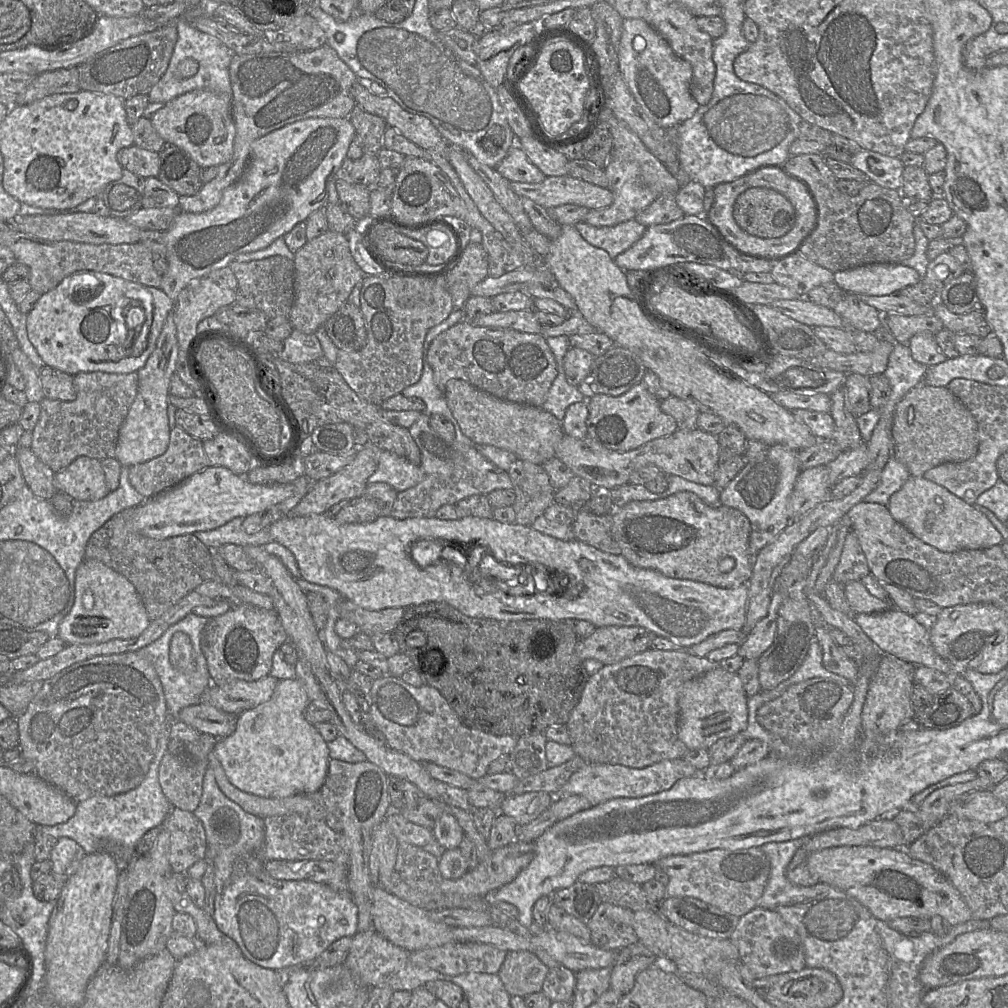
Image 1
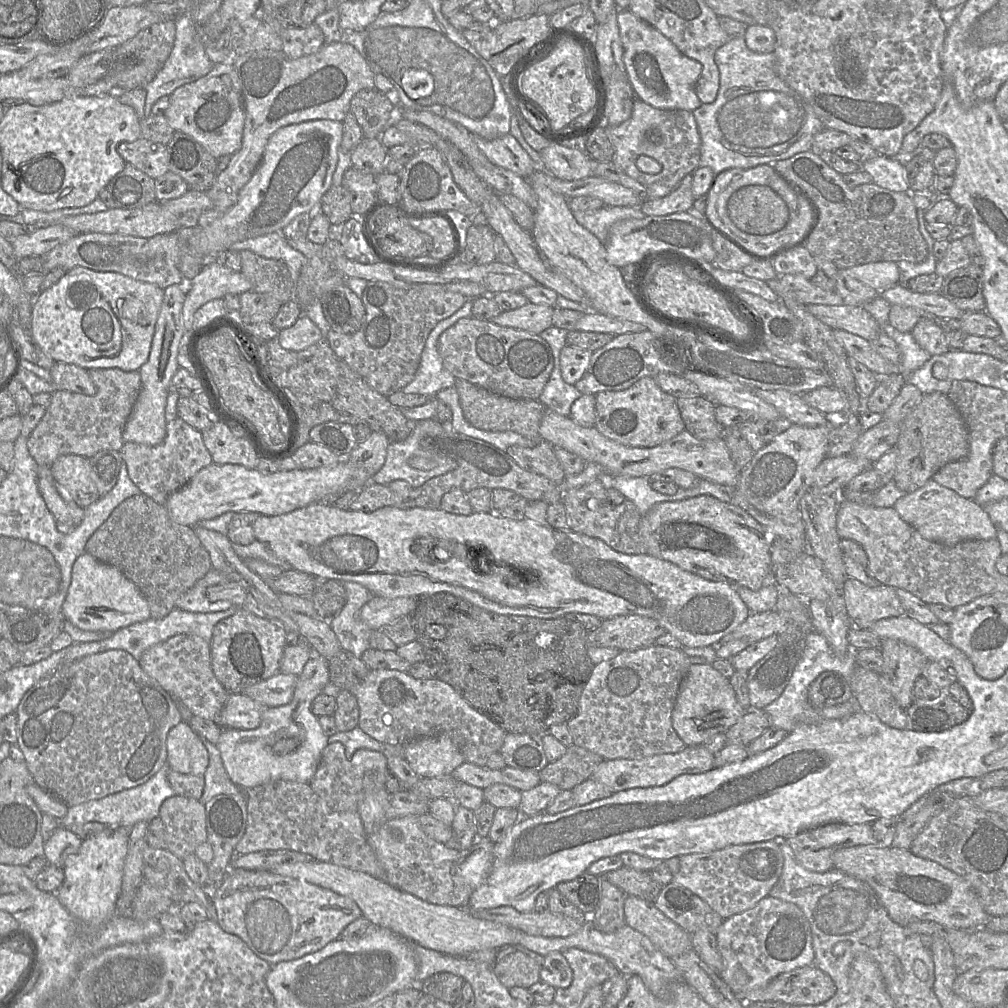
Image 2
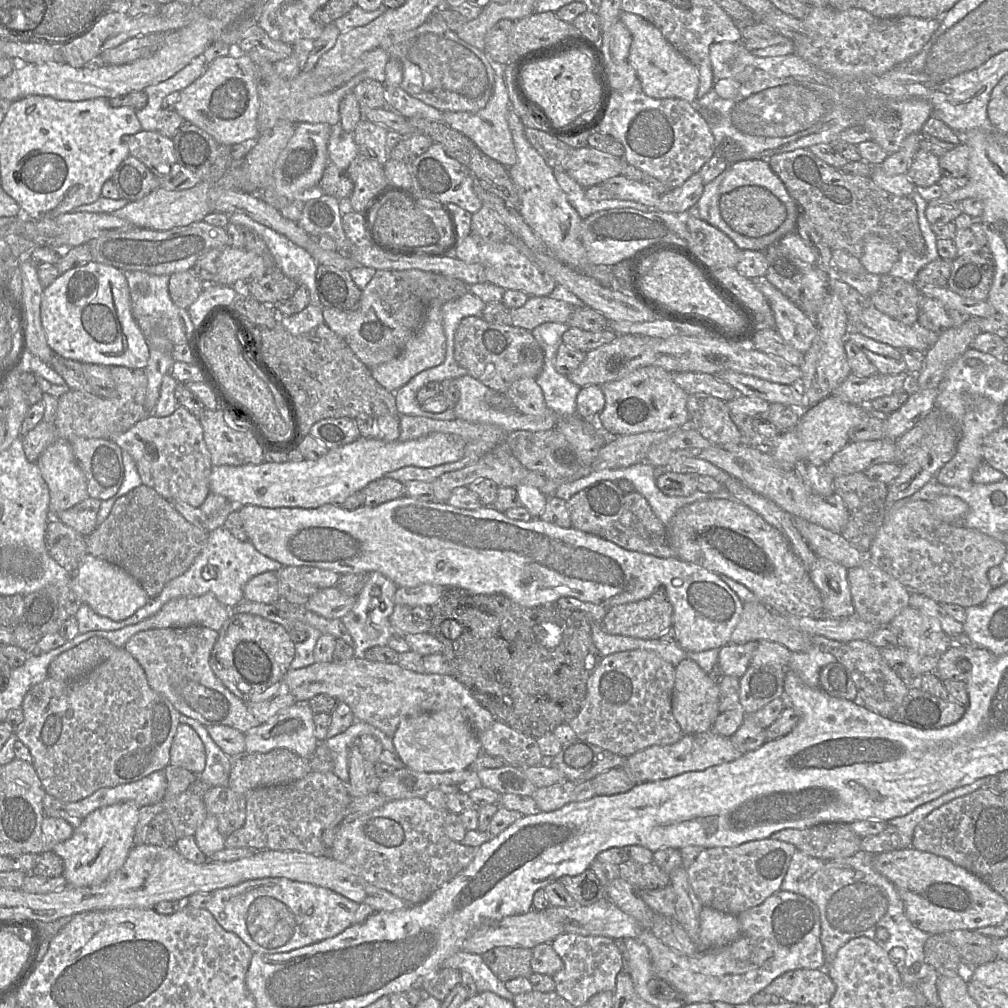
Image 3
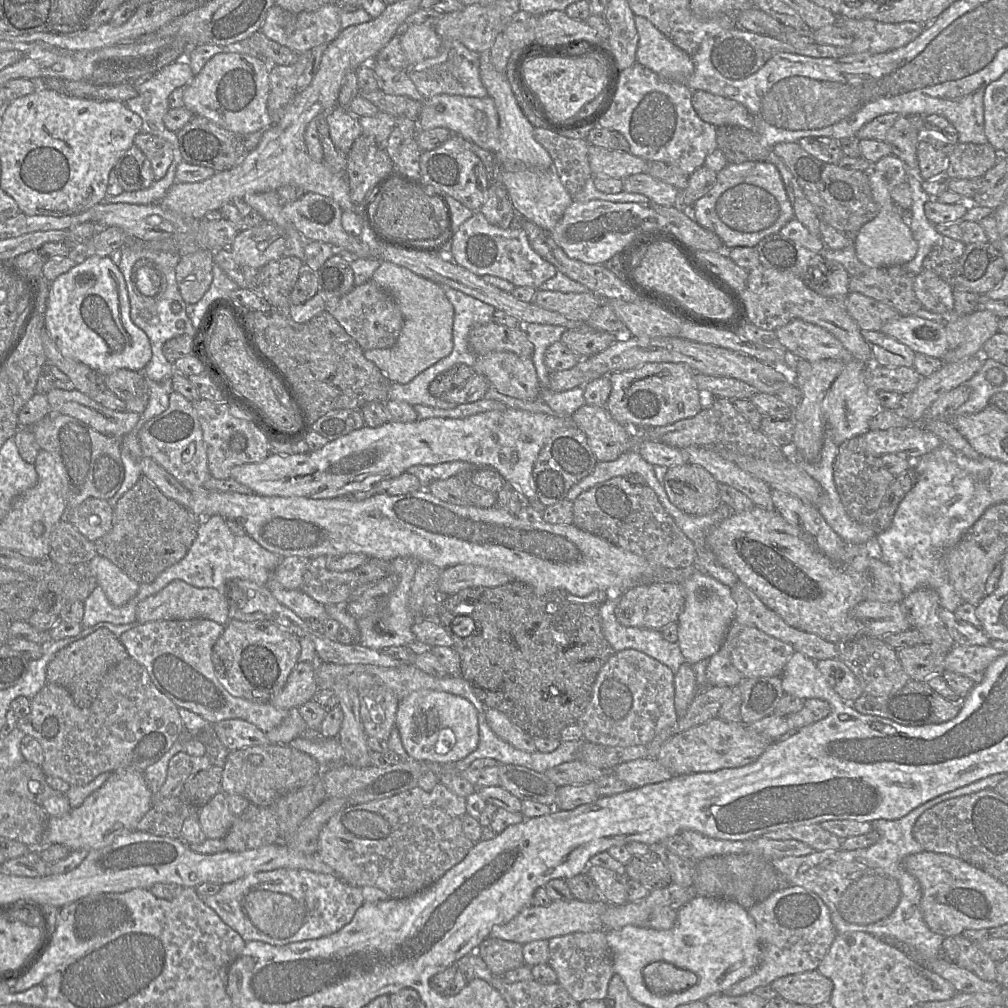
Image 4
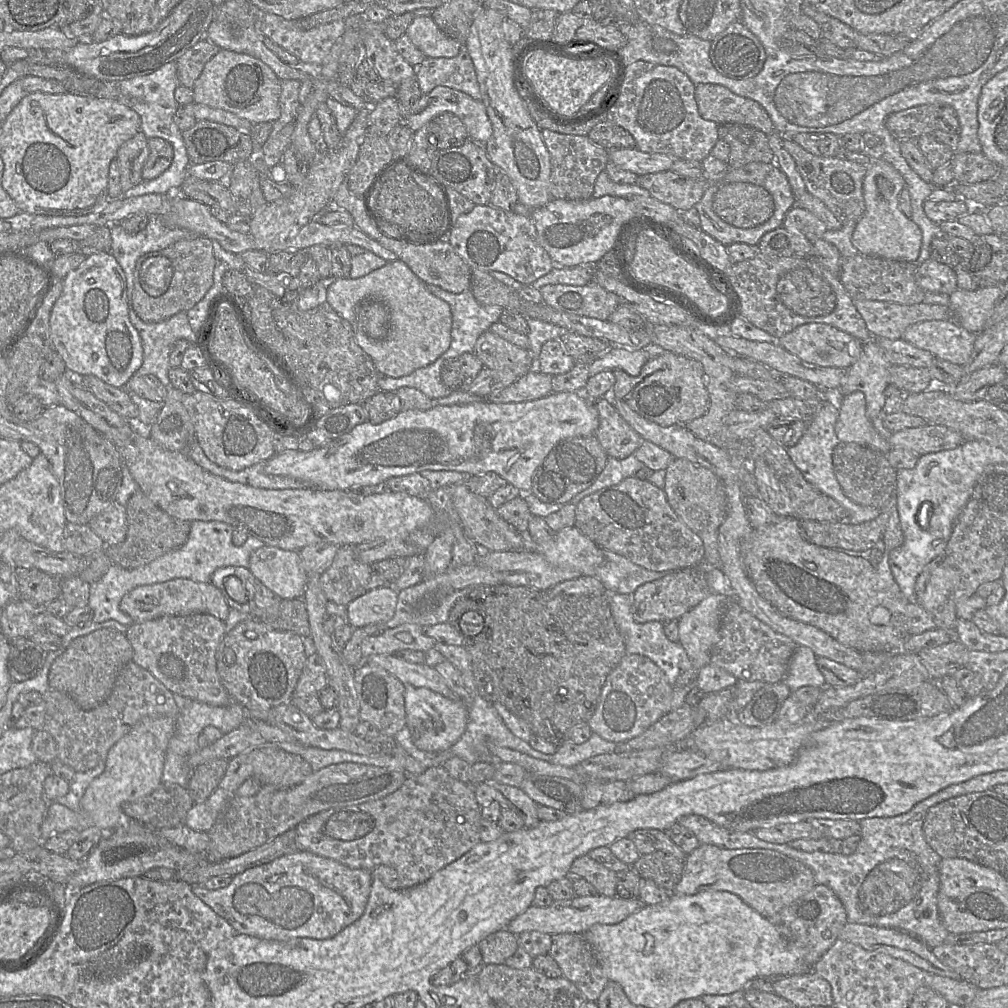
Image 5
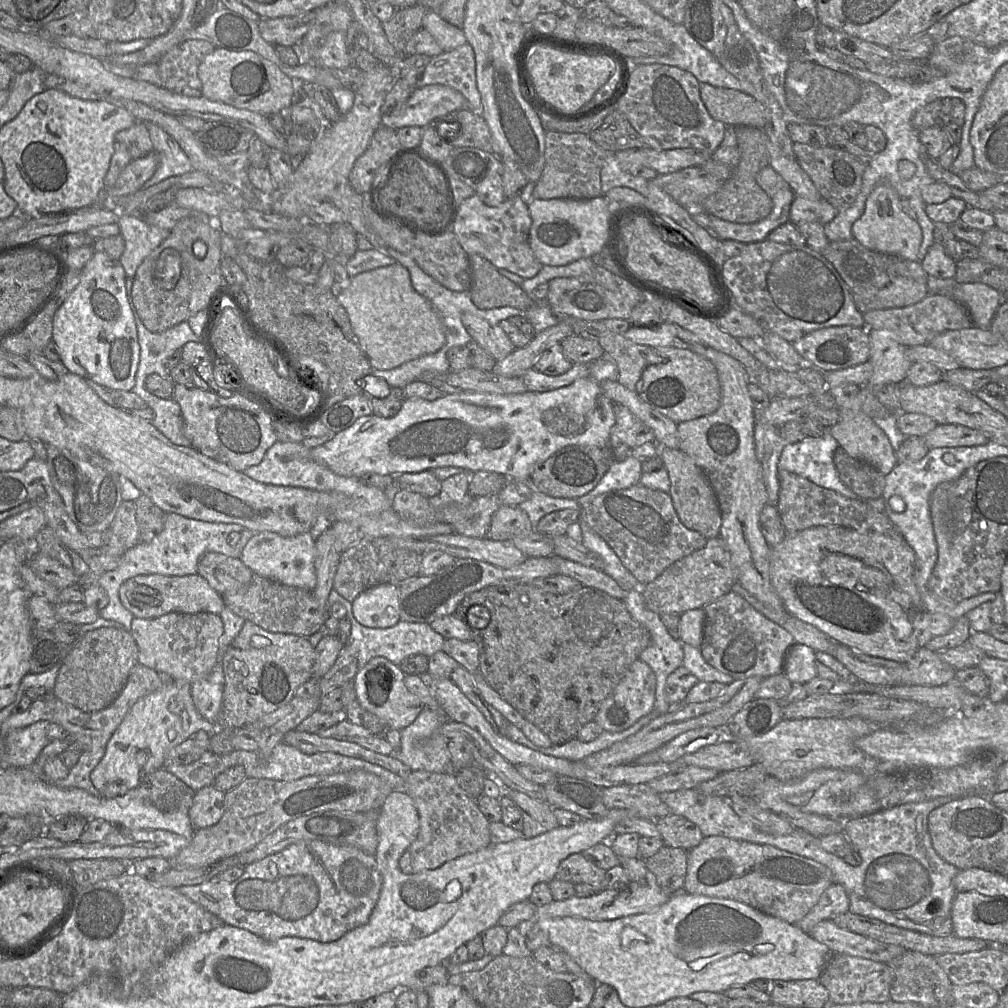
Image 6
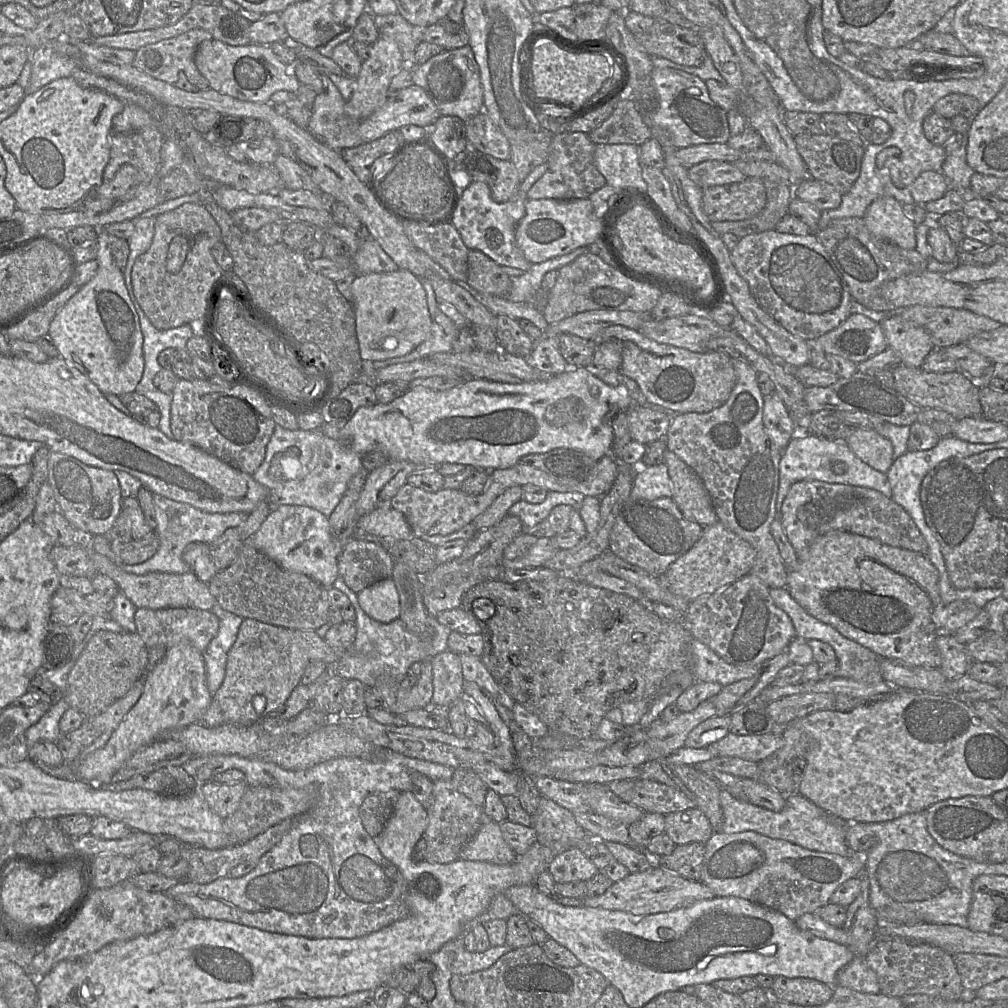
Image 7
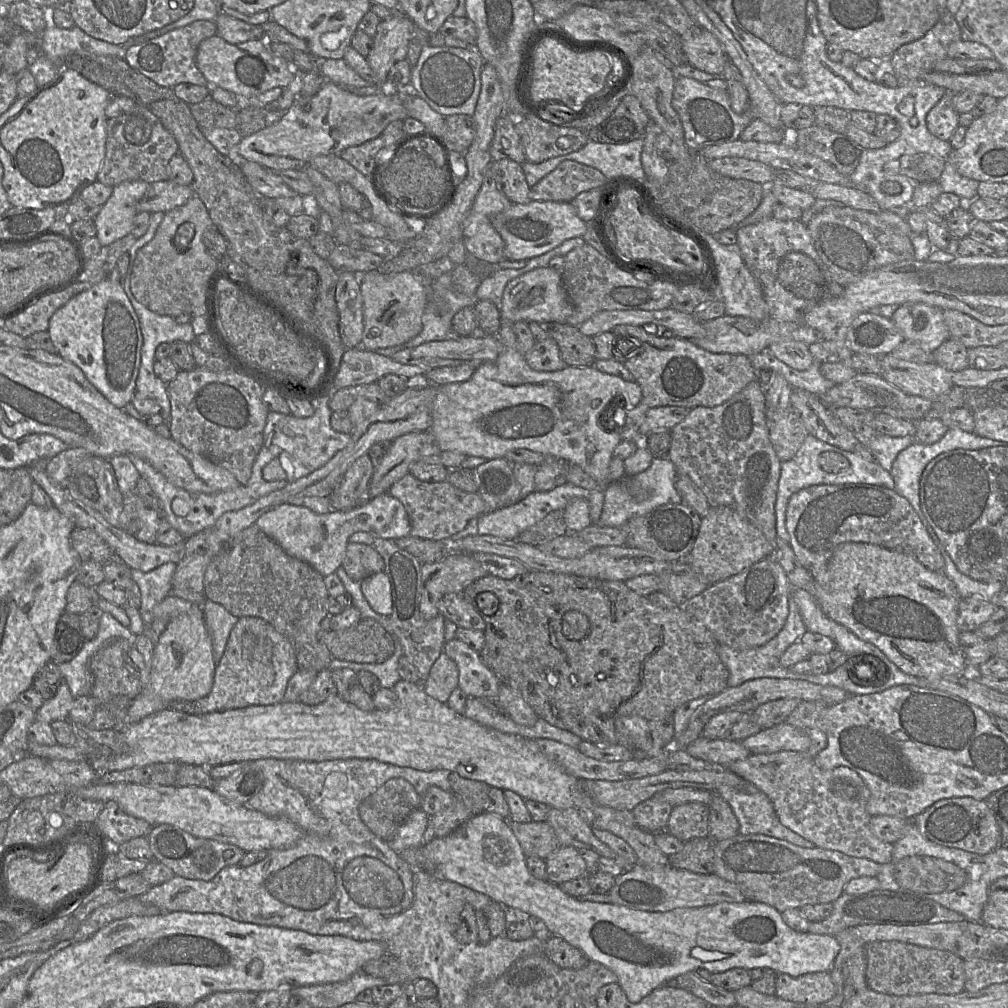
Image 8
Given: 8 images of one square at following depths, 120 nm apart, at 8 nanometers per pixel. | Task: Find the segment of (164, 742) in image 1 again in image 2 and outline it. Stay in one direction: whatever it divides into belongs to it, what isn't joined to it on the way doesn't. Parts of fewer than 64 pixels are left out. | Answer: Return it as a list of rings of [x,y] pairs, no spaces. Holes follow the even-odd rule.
[[[165,764],[147,782],[110,794],[100,799],[68,807],[65,817],[60,819],[60,826],[68,828],[71,825],[85,824],[87,822],[99,822],[107,827],[131,828],[139,821],[150,822],[159,816],[162,803],[175,795],[175,792],[168,782],[167,775],[170,771],[168,764]]]

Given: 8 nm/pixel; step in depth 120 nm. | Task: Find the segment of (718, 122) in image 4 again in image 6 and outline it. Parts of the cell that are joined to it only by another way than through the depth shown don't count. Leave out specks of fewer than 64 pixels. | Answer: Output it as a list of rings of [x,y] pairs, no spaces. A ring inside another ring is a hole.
[[[700,83],[700,97],[711,117],[726,126],[765,126],[762,104],[743,91]]]

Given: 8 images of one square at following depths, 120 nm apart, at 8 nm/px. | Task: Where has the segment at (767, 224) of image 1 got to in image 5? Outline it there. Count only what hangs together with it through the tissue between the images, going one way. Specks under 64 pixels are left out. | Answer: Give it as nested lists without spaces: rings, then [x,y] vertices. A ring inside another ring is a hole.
[[[745,182],[722,186],[714,195],[712,206],[721,219],[738,228],[760,226],[775,211],[775,202],[769,191]]]

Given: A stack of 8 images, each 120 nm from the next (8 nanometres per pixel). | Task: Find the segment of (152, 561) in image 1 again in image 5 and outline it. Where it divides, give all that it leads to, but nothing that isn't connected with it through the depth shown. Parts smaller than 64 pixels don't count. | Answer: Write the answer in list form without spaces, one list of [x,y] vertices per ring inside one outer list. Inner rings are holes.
[[[140,489],[133,493],[126,507],[128,530],[123,542],[105,545],[104,551],[112,564],[126,569],[144,566],[165,553],[182,547],[189,536],[191,522],[176,518],[159,508]]]

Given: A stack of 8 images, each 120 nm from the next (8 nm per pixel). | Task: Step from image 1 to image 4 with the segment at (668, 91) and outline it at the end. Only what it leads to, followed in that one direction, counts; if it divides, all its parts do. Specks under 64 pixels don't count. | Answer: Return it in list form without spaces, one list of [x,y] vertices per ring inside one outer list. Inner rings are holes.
[[[635,15],[638,32],[636,62],[668,81],[686,81],[694,72],[692,58],[677,47],[648,19]]]

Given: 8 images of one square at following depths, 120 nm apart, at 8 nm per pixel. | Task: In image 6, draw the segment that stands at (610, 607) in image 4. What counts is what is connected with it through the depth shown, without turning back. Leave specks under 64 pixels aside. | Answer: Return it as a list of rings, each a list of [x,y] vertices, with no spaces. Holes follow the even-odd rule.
[[[641,589],[630,590],[625,599],[622,600],[634,620],[644,625],[651,635],[650,644],[642,651],[639,659],[644,661],[654,672],[656,677],[656,692],[654,702],[654,713],[659,716],[669,711],[669,705],[665,693],[666,680],[678,667],[682,666],[684,659],[683,644],[679,639],[673,638],[667,631],[660,619],[660,615],[649,610],[643,599]]]

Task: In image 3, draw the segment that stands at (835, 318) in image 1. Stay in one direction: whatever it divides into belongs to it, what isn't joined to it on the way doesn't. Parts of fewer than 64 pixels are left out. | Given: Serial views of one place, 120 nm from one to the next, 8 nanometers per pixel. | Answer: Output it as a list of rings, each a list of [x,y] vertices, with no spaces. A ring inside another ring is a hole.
[[[870,305],[857,315],[848,316],[850,330],[896,349],[911,348],[925,352],[929,346],[912,325],[905,325]]]

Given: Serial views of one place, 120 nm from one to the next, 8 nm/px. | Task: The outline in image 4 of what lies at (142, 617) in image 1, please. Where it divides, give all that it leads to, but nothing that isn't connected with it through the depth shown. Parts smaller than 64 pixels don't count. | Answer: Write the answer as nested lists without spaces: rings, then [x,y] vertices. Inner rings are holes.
[[[97,554],[88,565],[113,605],[123,606],[137,594],[140,584],[106,557]]]

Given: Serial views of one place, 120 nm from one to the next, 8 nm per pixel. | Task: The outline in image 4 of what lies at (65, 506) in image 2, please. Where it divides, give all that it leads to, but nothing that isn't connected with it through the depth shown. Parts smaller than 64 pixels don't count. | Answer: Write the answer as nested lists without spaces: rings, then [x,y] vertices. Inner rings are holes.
[[[91,497],[77,507],[66,510],[64,519],[94,542],[111,530],[113,509],[107,500]]]

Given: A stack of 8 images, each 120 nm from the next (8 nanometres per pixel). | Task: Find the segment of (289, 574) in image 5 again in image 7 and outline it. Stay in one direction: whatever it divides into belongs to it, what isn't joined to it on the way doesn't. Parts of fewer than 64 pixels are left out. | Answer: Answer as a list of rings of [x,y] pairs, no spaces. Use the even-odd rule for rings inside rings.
[[[286,504],[274,506],[249,540],[283,569],[305,574],[326,588],[332,586],[339,576],[338,558],[345,543],[332,534],[328,517],[313,508]]]

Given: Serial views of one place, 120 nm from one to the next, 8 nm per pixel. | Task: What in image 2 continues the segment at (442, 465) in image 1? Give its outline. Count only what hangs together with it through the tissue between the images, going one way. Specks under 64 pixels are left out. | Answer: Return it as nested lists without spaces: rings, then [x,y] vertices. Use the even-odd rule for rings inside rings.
[[[431,419],[411,423],[411,429],[416,436],[419,449],[450,458],[455,461],[456,467],[445,474],[429,479],[420,487],[413,488],[407,498],[401,499],[399,503],[395,504],[398,508],[437,509],[440,507],[444,494],[454,488],[465,493],[475,488],[488,488],[490,490],[500,488],[517,493],[524,501],[545,500],[545,493],[548,490],[560,489],[562,497],[565,491],[583,486],[605,475],[603,468],[598,463],[589,462],[581,473],[566,476],[562,482],[557,484],[544,476],[522,469],[506,451],[483,440],[453,432],[450,423],[441,424]]]

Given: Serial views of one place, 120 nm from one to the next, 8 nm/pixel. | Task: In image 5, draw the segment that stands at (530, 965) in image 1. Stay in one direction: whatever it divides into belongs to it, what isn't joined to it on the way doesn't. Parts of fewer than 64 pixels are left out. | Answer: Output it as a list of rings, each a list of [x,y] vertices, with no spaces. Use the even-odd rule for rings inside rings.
[[[501,929],[489,934],[478,944],[483,964],[505,964],[519,946],[518,936],[509,930]]]

